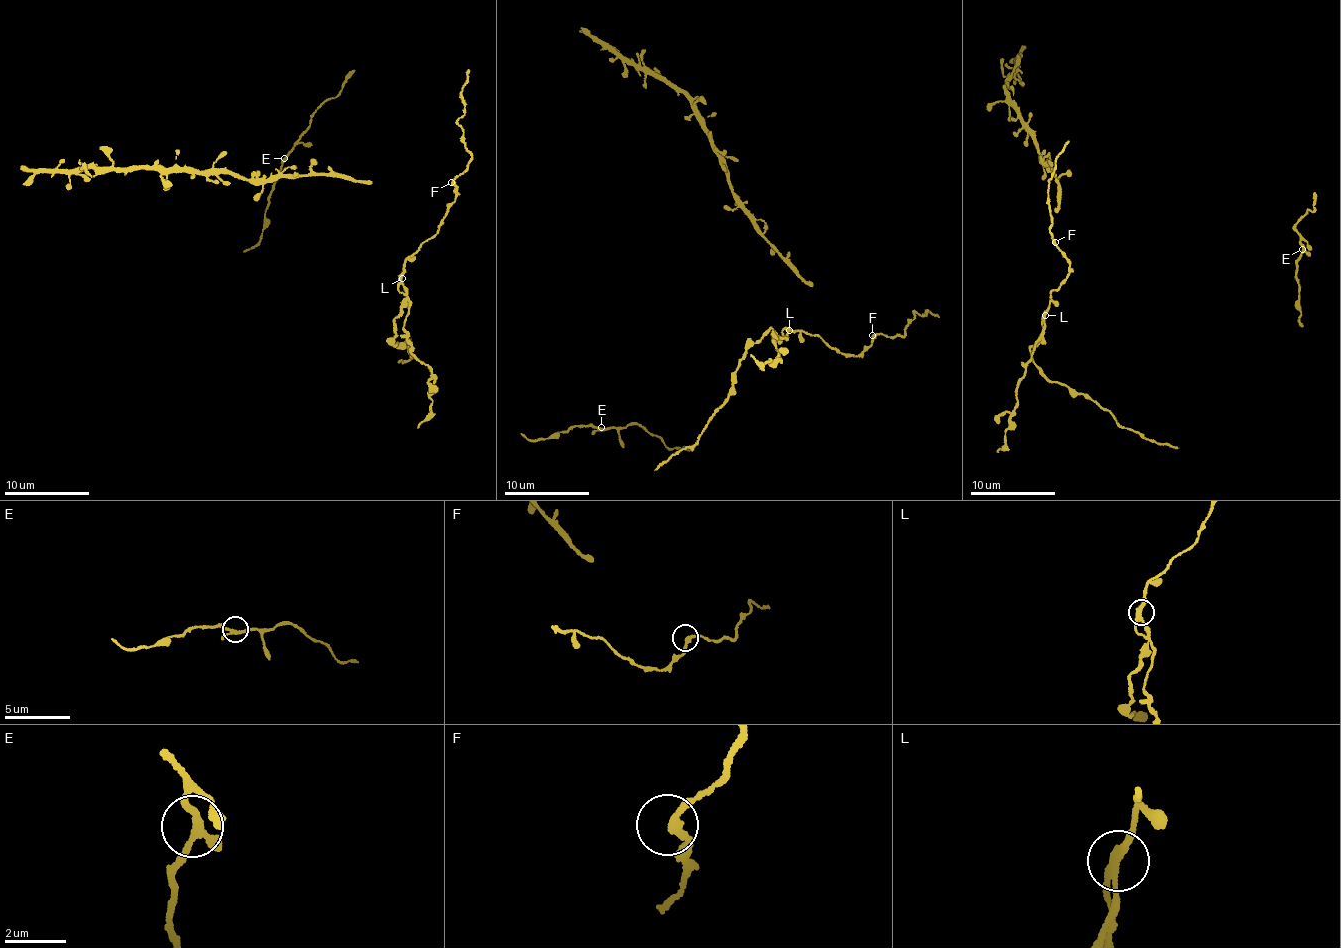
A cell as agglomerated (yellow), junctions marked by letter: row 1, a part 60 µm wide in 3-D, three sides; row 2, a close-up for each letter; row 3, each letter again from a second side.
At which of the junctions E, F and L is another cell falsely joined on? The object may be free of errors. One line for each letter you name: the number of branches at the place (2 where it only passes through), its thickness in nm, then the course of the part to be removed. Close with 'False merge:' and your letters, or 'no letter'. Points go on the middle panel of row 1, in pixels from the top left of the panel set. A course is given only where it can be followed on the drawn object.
L: branches 3; calibre 200 nm; course (789, 330), (785, 337), (771, 341), (779, 358), (764, 365), (750, 354)
False merge: L

